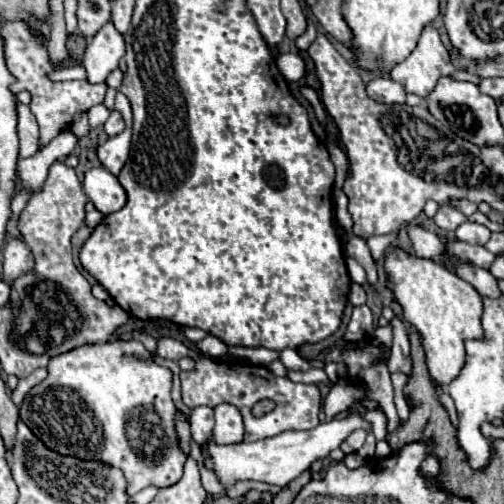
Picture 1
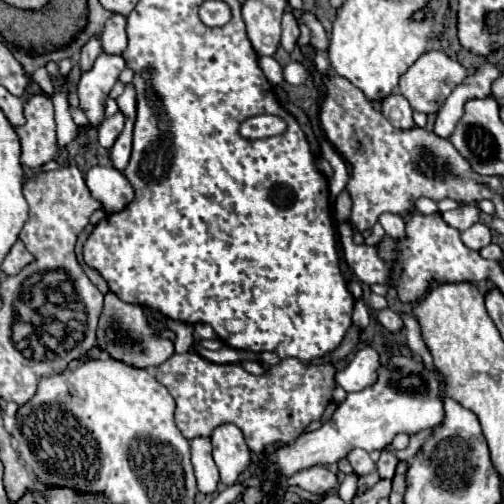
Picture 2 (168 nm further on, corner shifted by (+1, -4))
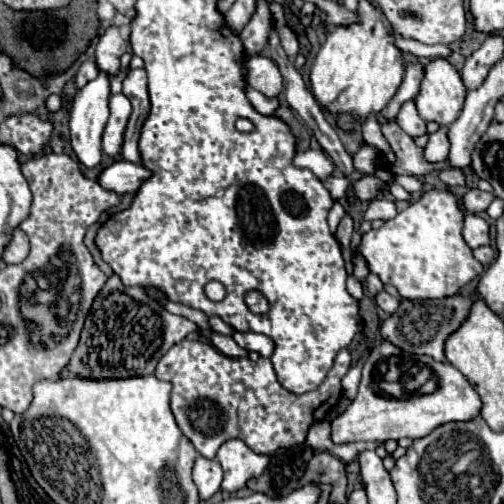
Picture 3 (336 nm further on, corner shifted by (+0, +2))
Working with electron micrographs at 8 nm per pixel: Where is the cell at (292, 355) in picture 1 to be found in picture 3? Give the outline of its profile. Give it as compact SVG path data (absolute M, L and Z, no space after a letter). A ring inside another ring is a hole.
M235 332L233 340L245 348L247 352L257 352L265 358L269 358L273 354L273 340L269 340L263 334L253 334L253 332Z

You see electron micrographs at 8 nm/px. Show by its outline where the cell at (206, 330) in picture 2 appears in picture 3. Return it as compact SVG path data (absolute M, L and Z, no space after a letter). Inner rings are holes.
M211 316L211 318L209 318L209 326L211 326L211 330L217 332L217 334L223 334L223 336L233 334L233 328L229 328L229 324L225 324L219 316Z

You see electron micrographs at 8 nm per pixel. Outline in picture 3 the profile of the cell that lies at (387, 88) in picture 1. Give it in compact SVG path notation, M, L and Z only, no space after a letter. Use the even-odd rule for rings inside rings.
M407 100L403 106L401 106L401 110L399 110L399 114L397 114L397 124L409 134L409 136L421 136L421 134L425 134L427 130L425 130L425 120L421 120L421 116L417 114L417 108L415 108L415 102L413 100Z

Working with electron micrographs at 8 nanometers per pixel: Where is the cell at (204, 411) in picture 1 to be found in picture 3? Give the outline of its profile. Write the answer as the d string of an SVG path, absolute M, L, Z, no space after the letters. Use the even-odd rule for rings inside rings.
M197 456L193 466L193 482L199 488L201 500L209 500L221 486L223 480L223 468L217 460L205 460L203 456Z

